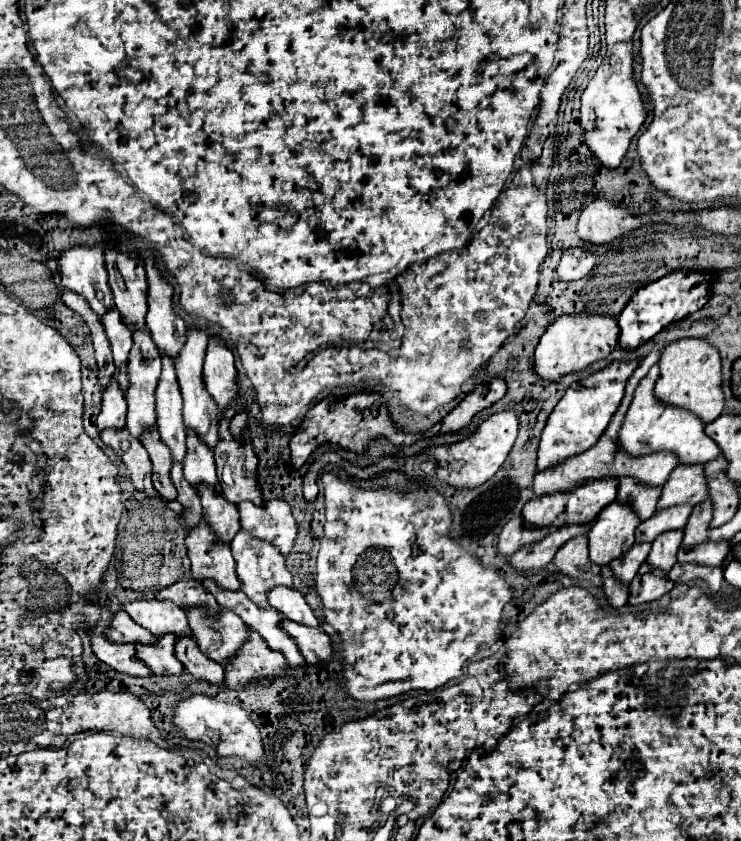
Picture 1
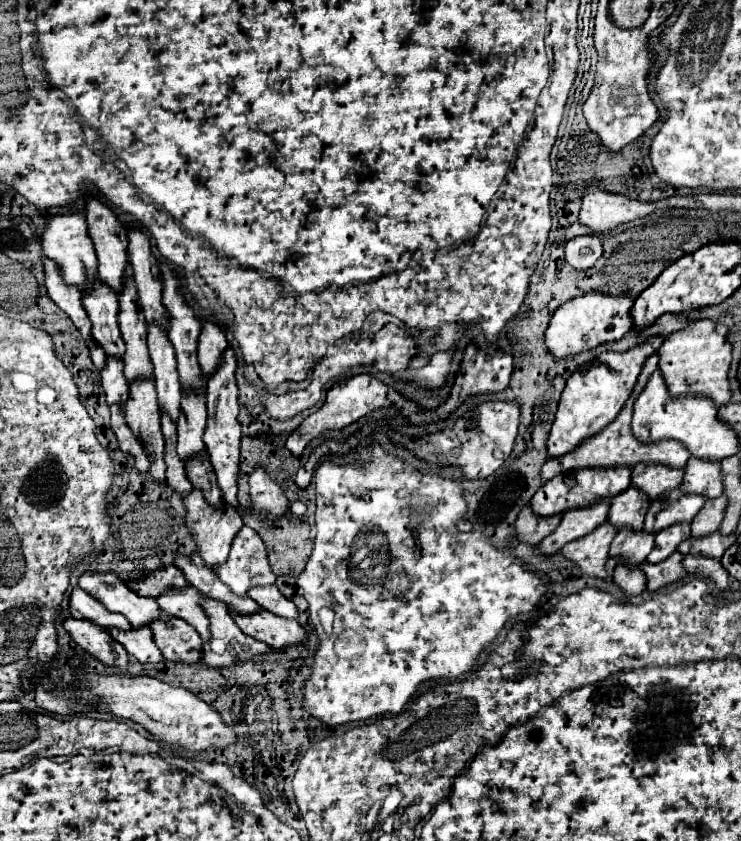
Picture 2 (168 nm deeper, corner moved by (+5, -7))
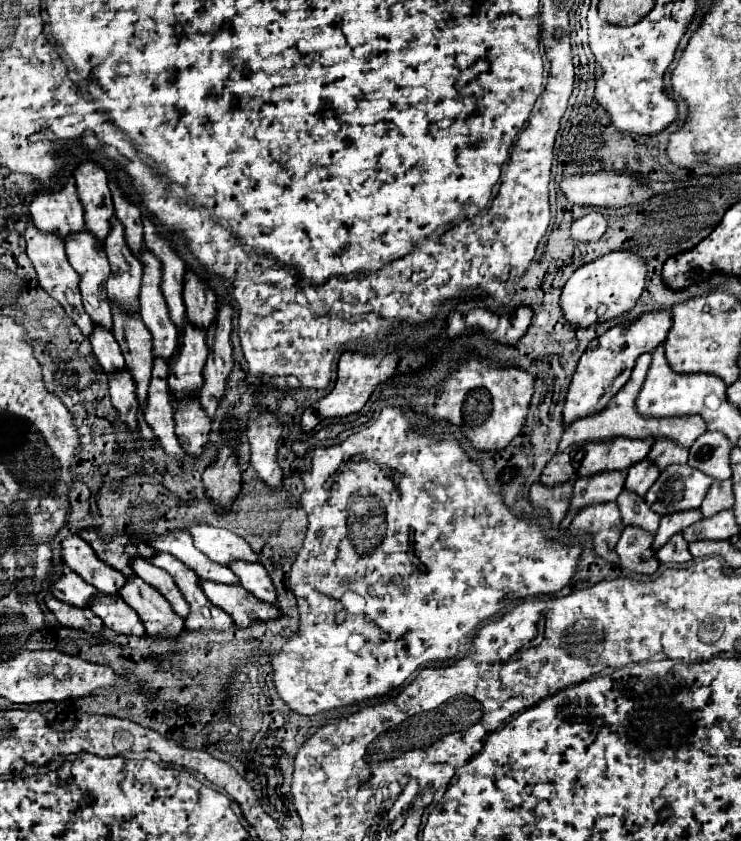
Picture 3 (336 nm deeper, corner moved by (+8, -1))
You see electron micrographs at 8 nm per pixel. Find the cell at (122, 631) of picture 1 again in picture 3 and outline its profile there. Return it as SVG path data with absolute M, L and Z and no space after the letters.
M67 567L63 569L63 577L53 585L53 595L59 601L75 607L89 607L95 593L97 589L93 589L93 585L81 581L81 577L77 577L77 573Z

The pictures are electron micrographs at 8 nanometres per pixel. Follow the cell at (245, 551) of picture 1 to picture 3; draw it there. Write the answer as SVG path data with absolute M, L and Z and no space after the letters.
M191 525L189 533L193 537L195 547L219 565L229 565L233 561L257 563L257 553L251 549L251 545L229 529L211 525Z

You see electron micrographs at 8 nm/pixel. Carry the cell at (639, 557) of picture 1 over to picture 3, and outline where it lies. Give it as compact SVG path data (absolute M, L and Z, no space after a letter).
M623 491L617 497L617 507L619 507L619 513L623 517L623 527L637 525L645 531L655 531L659 527L661 517L657 517L657 513L651 513L647 509L645 501L629 491Z

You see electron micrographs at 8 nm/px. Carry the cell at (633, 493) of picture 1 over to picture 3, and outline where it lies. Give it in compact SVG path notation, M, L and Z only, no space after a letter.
M655 441L647 459L657 465L659 469L667 469L669 465L685 465L687 463L687 449L681 449L679 445L673 445L671 441Z

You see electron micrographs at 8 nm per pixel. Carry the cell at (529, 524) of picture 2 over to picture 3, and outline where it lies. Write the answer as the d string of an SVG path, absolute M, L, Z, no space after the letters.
M533 483L529 499L535 509L547 509L551 523L557 525L557 523L561 523L567 507L569 507L569 499L573 493L571 489L573 489L571 483L557 485L557 487L543 487L541 483Z

